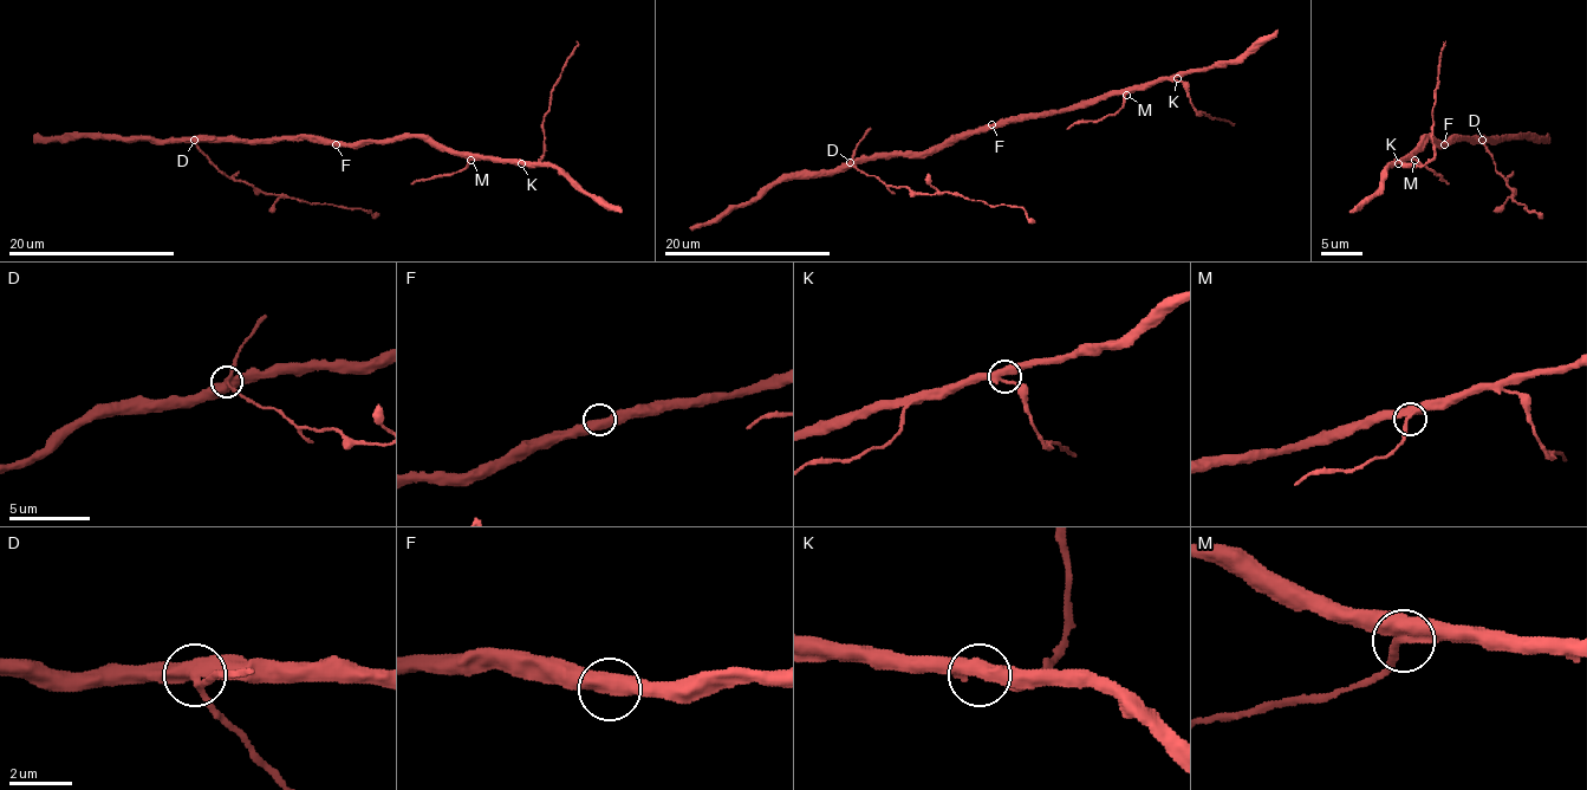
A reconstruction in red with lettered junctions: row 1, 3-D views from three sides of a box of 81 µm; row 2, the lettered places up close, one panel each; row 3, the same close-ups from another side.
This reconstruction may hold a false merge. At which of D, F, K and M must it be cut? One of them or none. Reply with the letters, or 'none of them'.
D

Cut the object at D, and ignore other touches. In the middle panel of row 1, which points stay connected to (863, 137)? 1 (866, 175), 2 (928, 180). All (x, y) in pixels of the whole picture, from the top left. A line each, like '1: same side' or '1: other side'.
1: same side
2: same side

